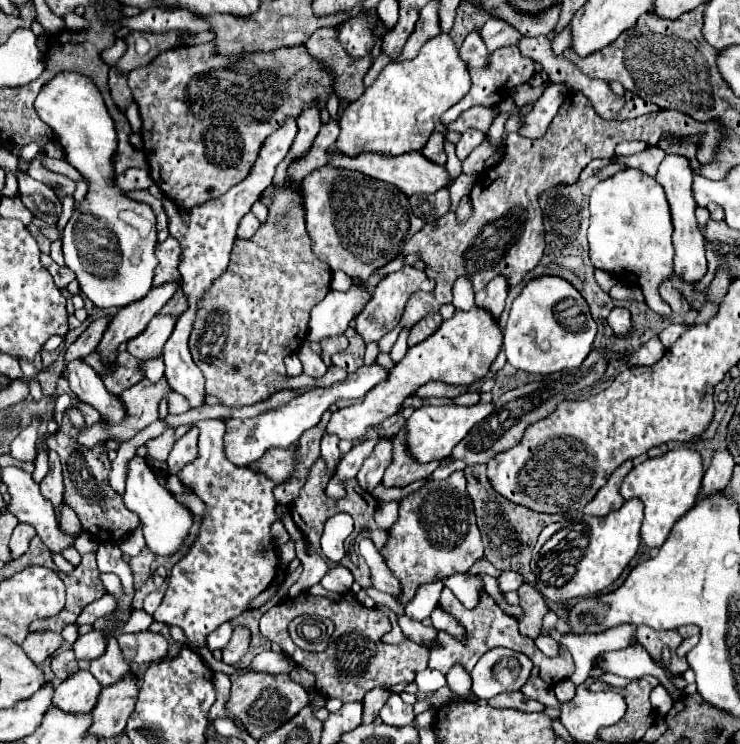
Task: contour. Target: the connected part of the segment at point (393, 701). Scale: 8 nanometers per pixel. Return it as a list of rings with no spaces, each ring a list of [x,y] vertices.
[[[391,694],[391,698],[379,710],[379,718],[389,726],[407,726],[415,720],[415,714],[413,706],[405,704],[399,694]]]

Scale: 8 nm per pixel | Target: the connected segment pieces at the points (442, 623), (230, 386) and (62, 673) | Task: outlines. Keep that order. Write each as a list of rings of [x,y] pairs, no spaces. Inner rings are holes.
[[[439,606],[431,612],[431,622],[433,622],[433,626],[435,626],[437,630],[449,634],[451,638],[455,638],[455,640],[459,640],[459,642],[465,640],[465,628],[463,628],[451,614],[447,614],[445,610],[441,610]]]
[[[311,106],[303,110],[303,114],[297,120],[297,136],[291,144],[291,150],[287,152],[285,160],[277,166],[275,176],[273,176],[273,194],[271,194],[271,204],[267,206],[269,216],[267,220],[259,226],[259,230],[253,234],[249,240],[235,240],[233,250],[231,250],[231,262],[227,270],[213,282],[213,286],[203,294],[197,306],[193,330],[189,336],[189,352],[193,356],[193,362],[199,364],[203,376],[205,376],[205,390],[207,394],[213,394],[221,400],[225,406],[249,406],[257,404],[269,394],[275,394],[283,388],[305,388],[305,386],[317,386],[317,388],[327,388],[337,382],[343,382],[347,378],[347,372],[343,368],[329,368],[319,382],[311,382],[305,374],[297,378],[287,378],[285,376],[285,364],[283,358],[297,352],[299,346],[305,342],[307,334],[307,322],[309,322],[309,312],[315,304],[319,304],[325,294],[329,292],[331,284],[331,270],[325,262],[321,262],[313,252],[311,252],[311,238],[305,228],[305,210],[303,210],[303,196],[301,196],[301,182],[287,184],[287,168],[291,162],[303,158],[309,150],[311,144],[321,128],[319,120],[319,108]]]
[[[65,650],[65,652],[57,652],[55,656],[53,656],[53,660],[51,660],[51,670],[53,670],[53,674],[55,674],[55,678],[57,678],[57,682],[63,682],[63,680],[67,680],[69,676],[73,676],[77,670],[87,670],[87,662],[77,662],[75,660],[75,654],[73,654],[73,650]],[[69,664],[77,664],[77,668],[69,668]]]

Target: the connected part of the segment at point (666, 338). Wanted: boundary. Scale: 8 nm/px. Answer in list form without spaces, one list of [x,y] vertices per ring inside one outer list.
[[[671,324],[671,326],[667,326],[667,328],[659,334],[659,340],[661,340],[661,344],[663,344],[665,348],[669,348],[685,330],[687,330],[685,324]]]

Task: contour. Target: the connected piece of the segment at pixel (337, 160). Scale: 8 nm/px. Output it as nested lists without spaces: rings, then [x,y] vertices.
[[[421,152],[415,154],[403,154],[399,158],[383,158],[383,154],[361,154],[359,158],[343,158],[341,154],[329,154],[329,164],[335,168],[347,168],[347,170],[357,170],[363,172],[371,178],[389,182],[393,186],[397,186],[399,190],[403,190],[407,196],[413,194],[435,194],[435,190],[439,188],[447,188],[451,182],[451,176],[447,172],[445,166],[435,166],[433,162],[427,162],[427,158],[423,158]]]

